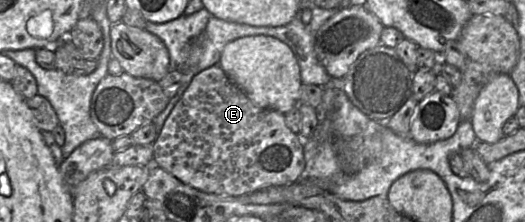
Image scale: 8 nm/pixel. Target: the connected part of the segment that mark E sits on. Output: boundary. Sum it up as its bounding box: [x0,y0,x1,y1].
[153,64,305,197]

